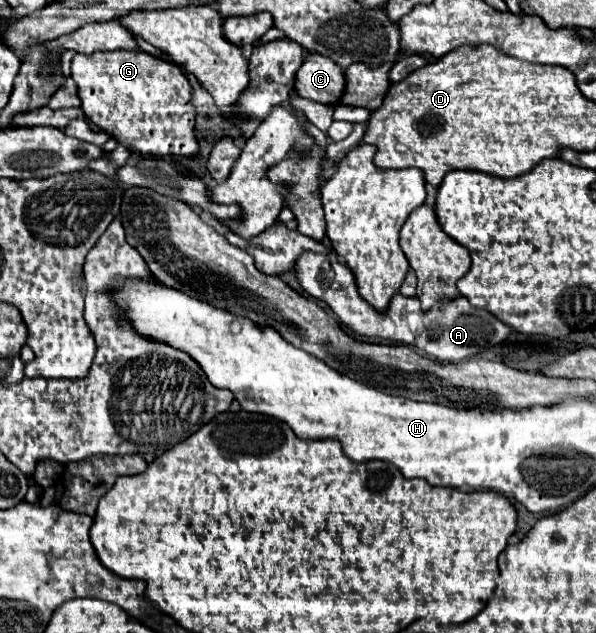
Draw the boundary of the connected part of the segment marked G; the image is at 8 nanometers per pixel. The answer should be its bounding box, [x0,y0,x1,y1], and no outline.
[71,50,199,158]

